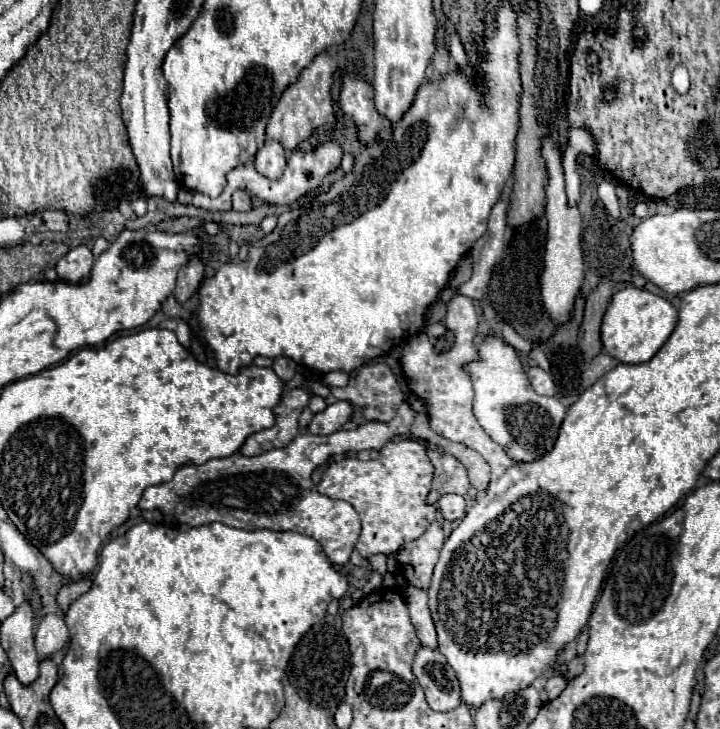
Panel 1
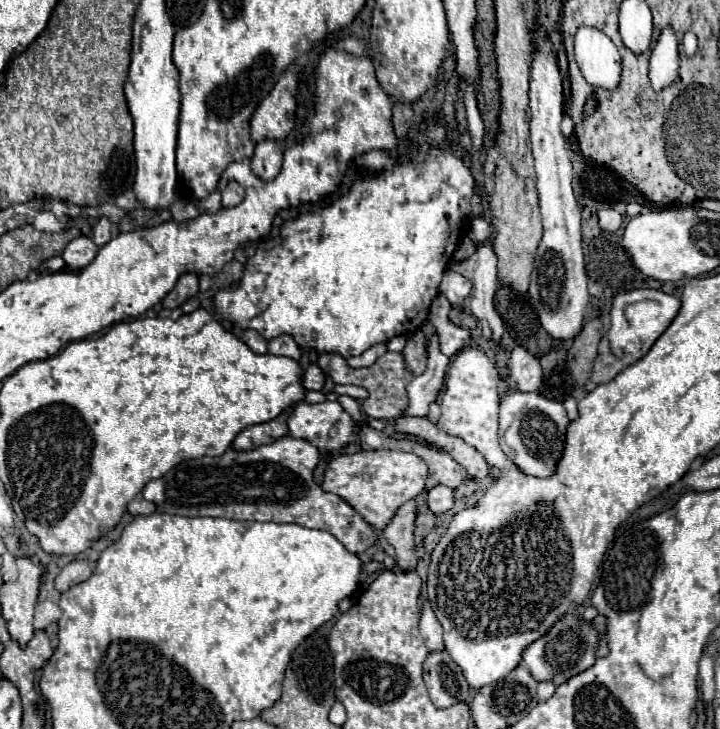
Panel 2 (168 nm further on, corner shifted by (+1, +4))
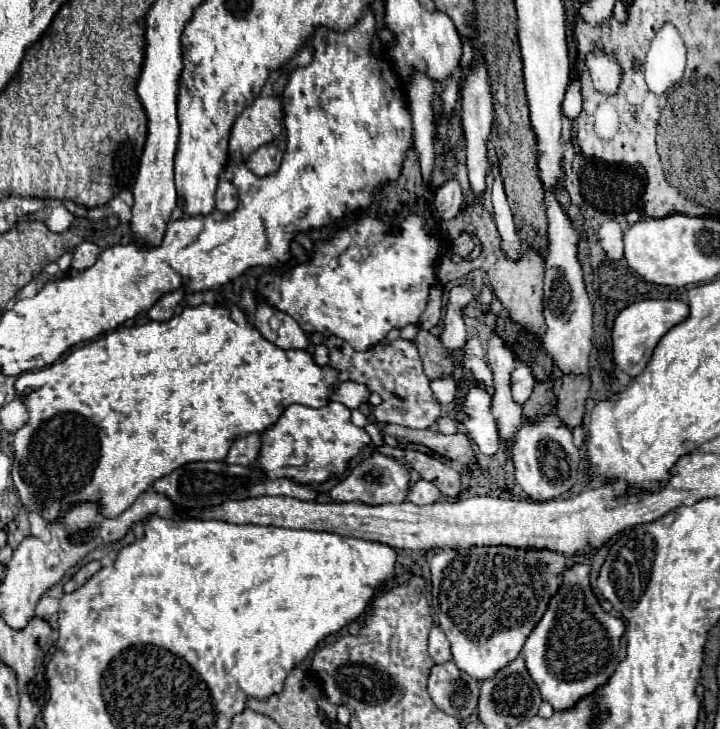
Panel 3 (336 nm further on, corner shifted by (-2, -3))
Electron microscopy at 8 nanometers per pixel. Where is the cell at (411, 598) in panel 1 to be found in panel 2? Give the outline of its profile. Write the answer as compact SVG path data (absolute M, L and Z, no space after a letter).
M421 598L421 612L419 612L419 632L429 648L429 652L443 650L443 628L437 622L427 598Z

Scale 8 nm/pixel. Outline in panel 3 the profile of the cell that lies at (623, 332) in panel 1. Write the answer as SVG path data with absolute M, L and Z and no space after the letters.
M644 299L644 301L636 301L630 307L622 309L614 321L614 329L612 329L612 349L614 349L614 363L620 371L628 373L632 379L638 377L648 359L652 357L654 347L658 345L658 341L678 323L682 323L688 317L690 309L684 301L678 299Z

